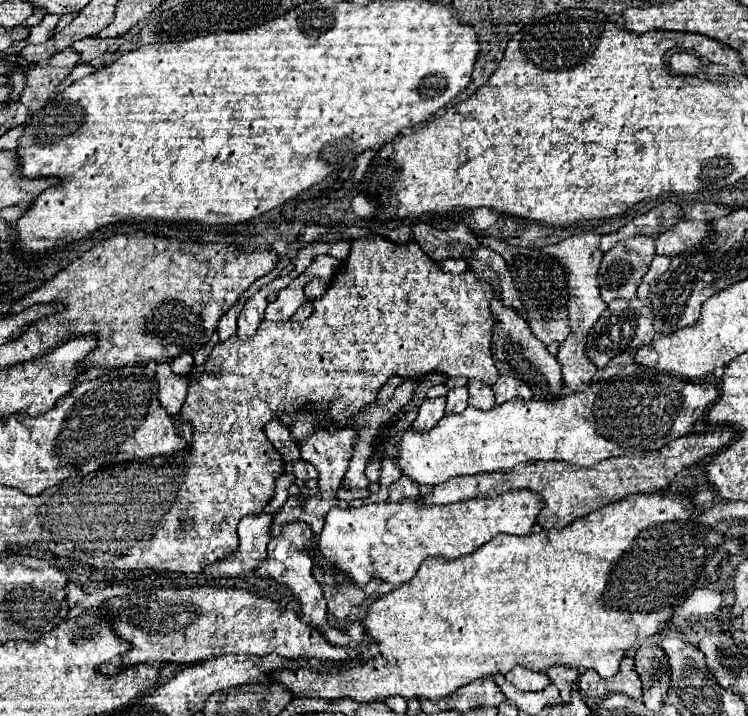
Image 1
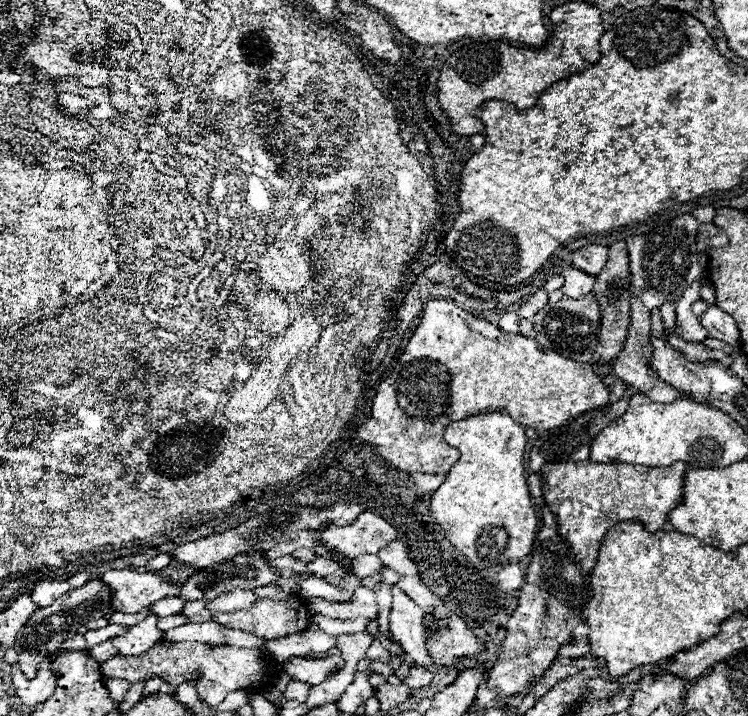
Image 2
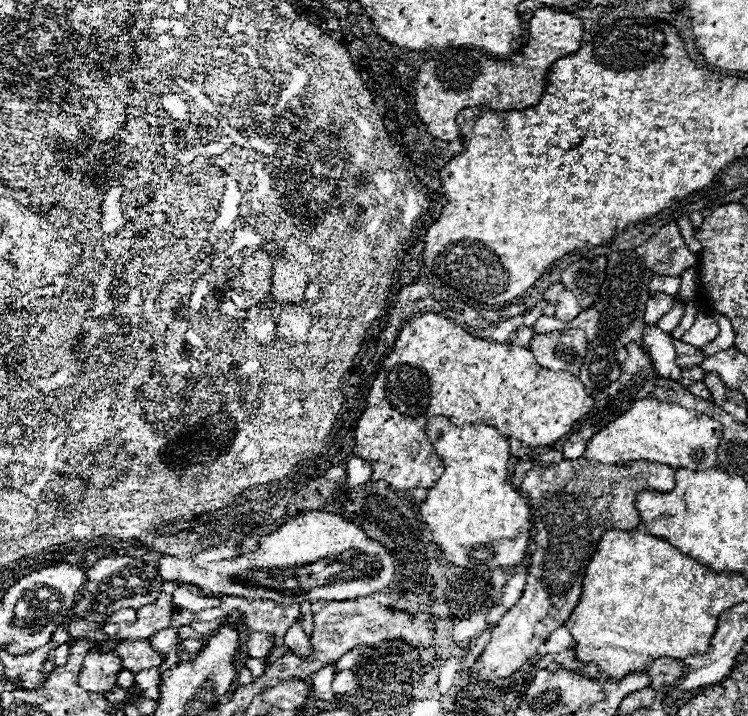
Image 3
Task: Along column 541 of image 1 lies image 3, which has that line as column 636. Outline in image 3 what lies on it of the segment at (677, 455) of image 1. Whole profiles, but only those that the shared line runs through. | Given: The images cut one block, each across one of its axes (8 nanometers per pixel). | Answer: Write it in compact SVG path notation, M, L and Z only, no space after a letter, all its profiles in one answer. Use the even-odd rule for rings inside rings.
M562 460L554 464L536 464L528 472L524 472L524 480L520 482L522 494L530 502L530 522L532 522L532 538L530 538L530 566L526 570L526 586L518 602L498 620L492 630L492 636L476 664L476 678L480 680L496 680L506 678L512 672L520 670L520 666L530 660L538 646L546 642L552 630L564 626L572 610L576 608L582 594L582 578L598 540L606 530L634 530L640 524L638 510L634 508L636 494L646 488L668 492L674 488L674 468L656 462L628 462L628 464L588 464L588 460Z

